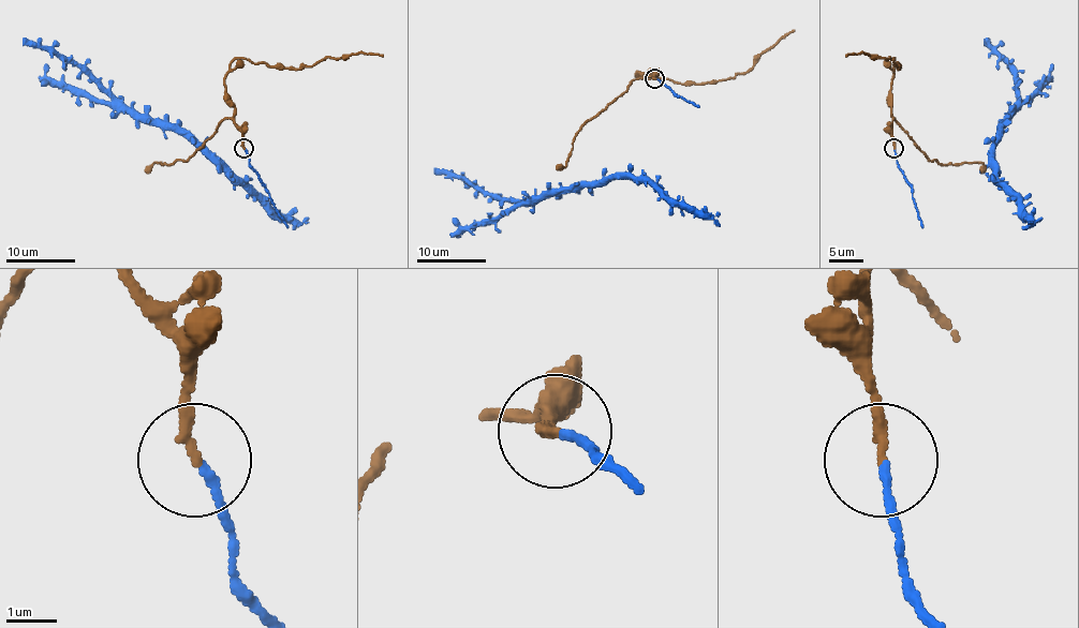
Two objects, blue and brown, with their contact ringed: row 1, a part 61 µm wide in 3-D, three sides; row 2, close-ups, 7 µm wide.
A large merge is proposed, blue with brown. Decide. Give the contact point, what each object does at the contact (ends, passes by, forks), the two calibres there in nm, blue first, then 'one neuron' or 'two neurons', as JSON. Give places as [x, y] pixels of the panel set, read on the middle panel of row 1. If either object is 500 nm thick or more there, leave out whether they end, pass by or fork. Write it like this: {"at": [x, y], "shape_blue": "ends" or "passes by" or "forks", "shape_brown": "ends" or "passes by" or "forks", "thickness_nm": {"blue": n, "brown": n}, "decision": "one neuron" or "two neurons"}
{"at": [654, 78], "shape_blue": "ends", "shape_brown": "ends", "thickness_nm": {"blue": 170, "brown": 200}, "decision": "one neuron"}

